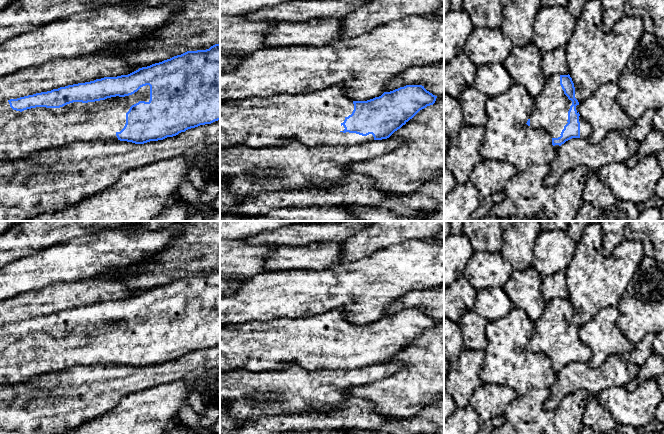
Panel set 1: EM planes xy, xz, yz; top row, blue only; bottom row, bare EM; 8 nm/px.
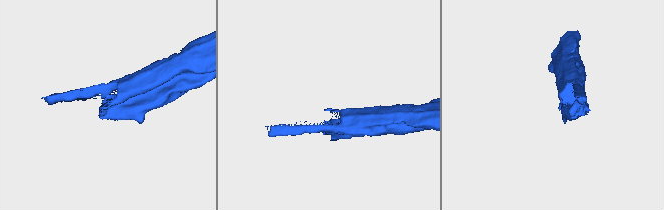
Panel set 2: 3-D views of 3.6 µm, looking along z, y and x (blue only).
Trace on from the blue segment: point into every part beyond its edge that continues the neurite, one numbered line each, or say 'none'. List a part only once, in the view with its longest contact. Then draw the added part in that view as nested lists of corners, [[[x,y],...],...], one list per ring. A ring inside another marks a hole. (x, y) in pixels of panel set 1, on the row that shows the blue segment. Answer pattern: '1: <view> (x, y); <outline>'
1: xy (23, 134); [[[146,85],[129,96],[88,103],[73,102],[60,108],[36,107],[20,112],[4,101],[0,103],[0,161],[27,159],[39,152],[76,142],[118,140],[116,133],[124,128],[130,107],[149,100],[150,86]]]

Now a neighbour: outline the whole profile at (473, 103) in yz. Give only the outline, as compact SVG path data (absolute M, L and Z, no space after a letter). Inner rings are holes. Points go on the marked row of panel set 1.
M475 86L466 88L459 96L458 101L462 108L464 124L486 127L486 101L488 97L478 91Z

